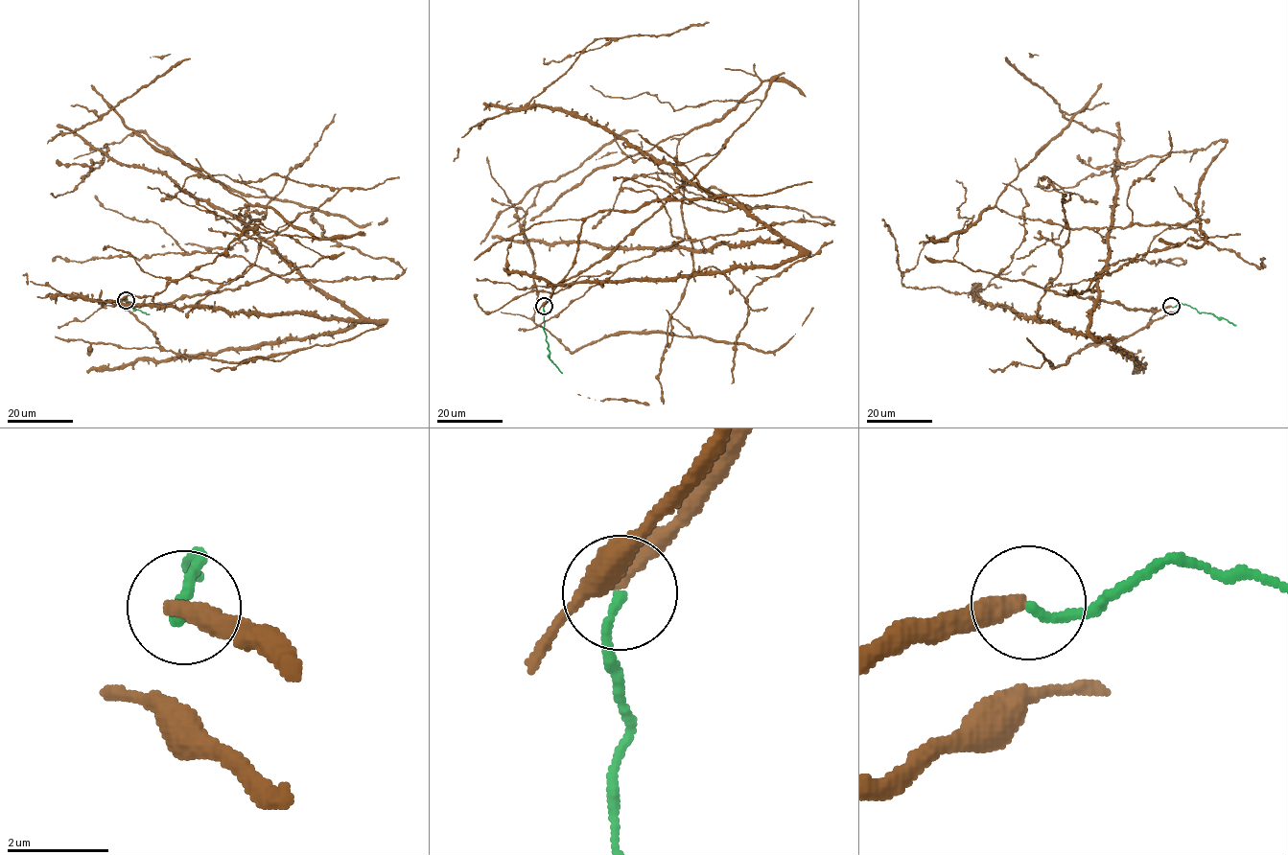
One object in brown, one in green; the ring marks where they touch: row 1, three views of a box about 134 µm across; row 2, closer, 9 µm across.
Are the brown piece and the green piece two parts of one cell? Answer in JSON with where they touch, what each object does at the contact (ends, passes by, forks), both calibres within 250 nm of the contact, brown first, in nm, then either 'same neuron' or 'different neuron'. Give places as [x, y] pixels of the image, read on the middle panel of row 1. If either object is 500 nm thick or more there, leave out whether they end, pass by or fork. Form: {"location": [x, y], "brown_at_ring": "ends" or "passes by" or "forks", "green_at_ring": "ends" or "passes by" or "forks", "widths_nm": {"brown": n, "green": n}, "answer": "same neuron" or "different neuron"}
{"location": [544, 306], "brown_at_ring": "ends", "green_at_ring": "ends", "widths_nm": {"brown": 400, "green": 170}, "answer": "different neuron"}

